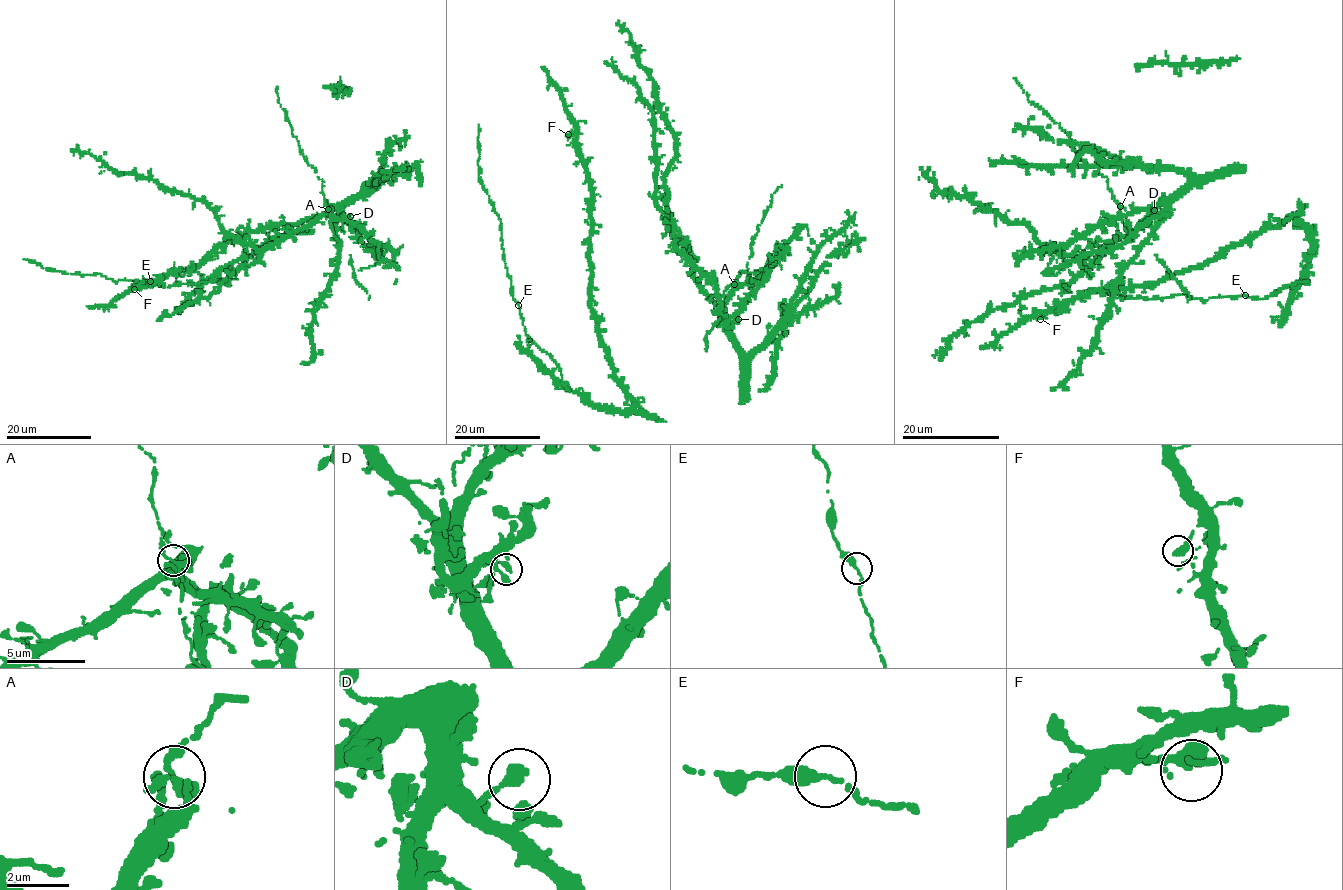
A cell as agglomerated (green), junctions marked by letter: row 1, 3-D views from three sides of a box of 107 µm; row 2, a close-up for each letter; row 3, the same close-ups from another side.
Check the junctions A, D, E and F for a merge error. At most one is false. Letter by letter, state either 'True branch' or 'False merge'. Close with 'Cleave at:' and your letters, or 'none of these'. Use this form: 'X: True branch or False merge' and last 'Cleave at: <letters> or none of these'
A: True branch
D: True branch
E: True branch
F: True branch
Cleave at: none of these

